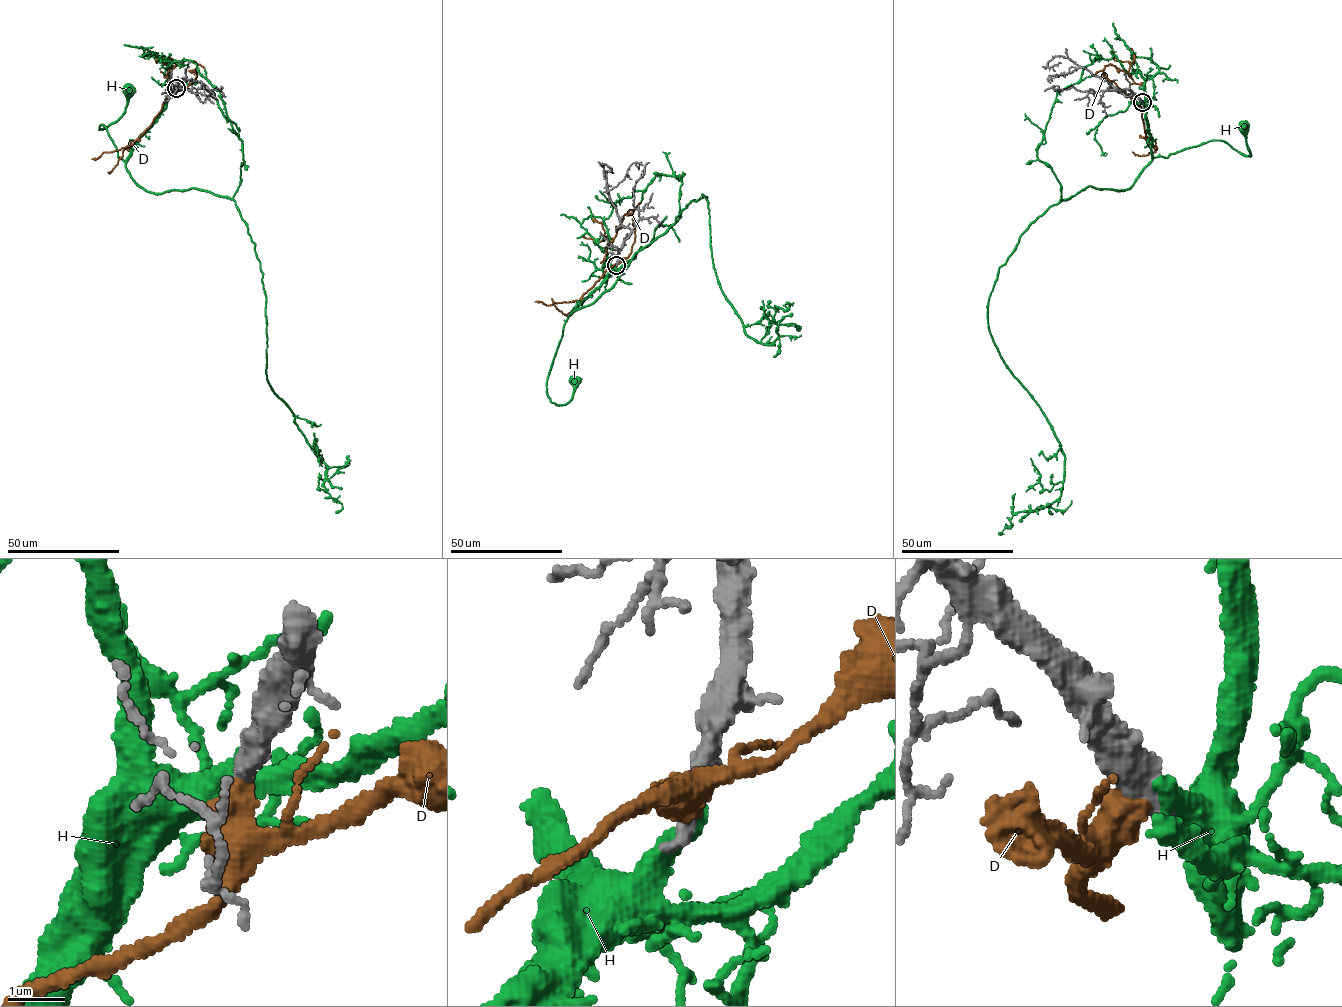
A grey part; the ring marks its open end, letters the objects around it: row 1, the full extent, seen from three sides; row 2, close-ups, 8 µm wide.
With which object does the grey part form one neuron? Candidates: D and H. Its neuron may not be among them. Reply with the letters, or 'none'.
H

